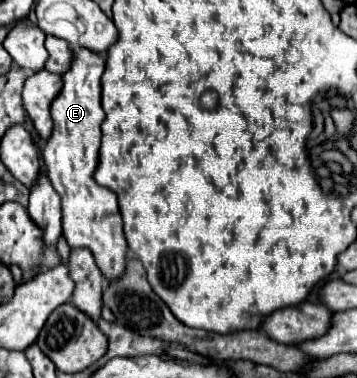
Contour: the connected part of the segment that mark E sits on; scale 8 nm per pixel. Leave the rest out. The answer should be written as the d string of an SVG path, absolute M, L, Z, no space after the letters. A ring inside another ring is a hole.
M86 48L74 50L74 62L70 64L70 70L62 74L62 90L58 92L50 108L54 130L42 150L42 156L46 164L46 174L62 200L62 234L72 248L90 248L104 278L114 280L126 268L122 216L118 210L116 194L110 188L98 186L92 178L98 162L100 124L104 122L104 110L100 106L102 72L102 54Z

